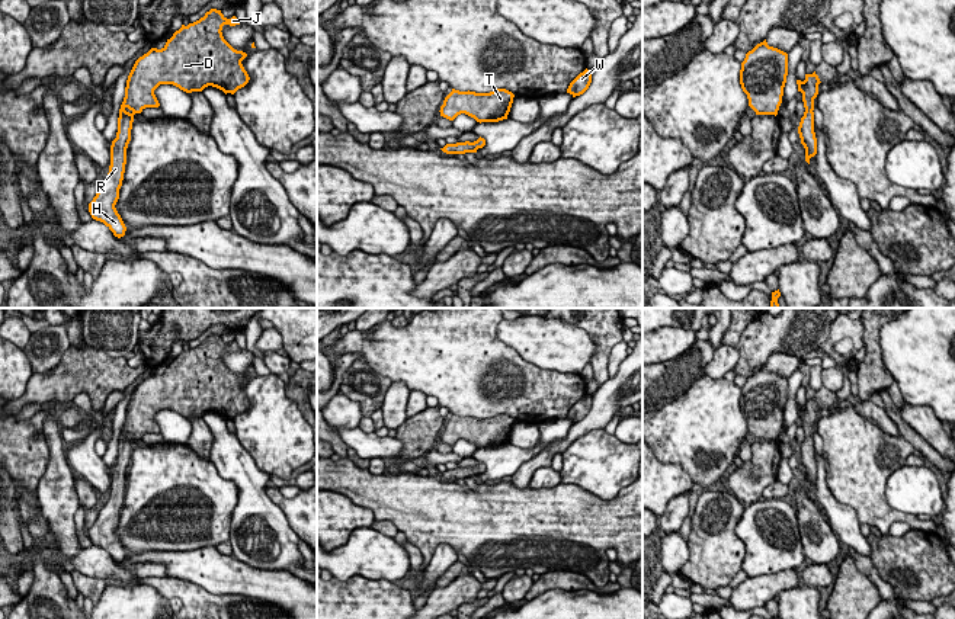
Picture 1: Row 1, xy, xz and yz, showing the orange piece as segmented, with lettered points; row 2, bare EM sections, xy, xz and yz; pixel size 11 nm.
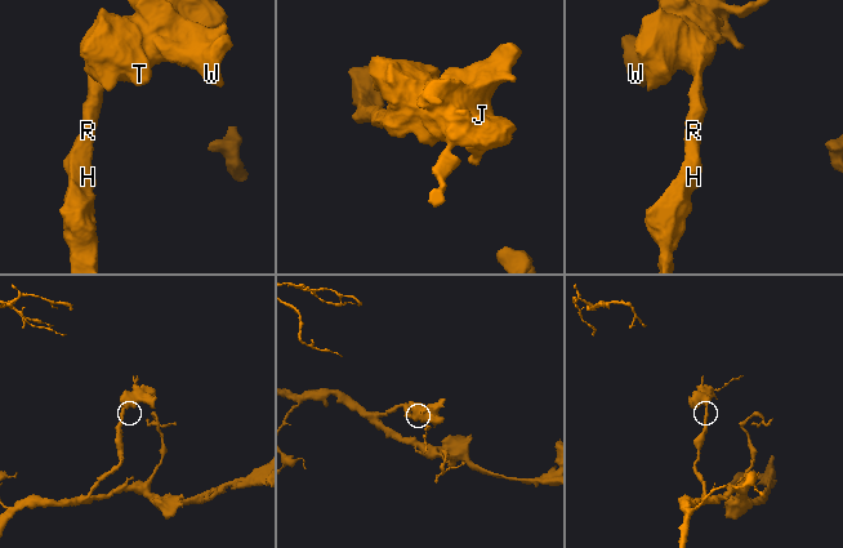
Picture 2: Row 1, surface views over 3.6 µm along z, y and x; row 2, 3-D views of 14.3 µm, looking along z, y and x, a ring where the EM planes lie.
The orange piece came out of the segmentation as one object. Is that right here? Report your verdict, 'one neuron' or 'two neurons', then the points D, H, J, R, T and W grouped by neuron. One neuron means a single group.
one neuron | D H J R T W

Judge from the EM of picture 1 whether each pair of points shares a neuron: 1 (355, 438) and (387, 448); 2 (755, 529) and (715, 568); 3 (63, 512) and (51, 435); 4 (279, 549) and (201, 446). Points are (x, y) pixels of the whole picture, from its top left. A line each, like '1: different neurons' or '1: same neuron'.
1: same neuron
2: different neurons
3: same neuron
4: different neurons

